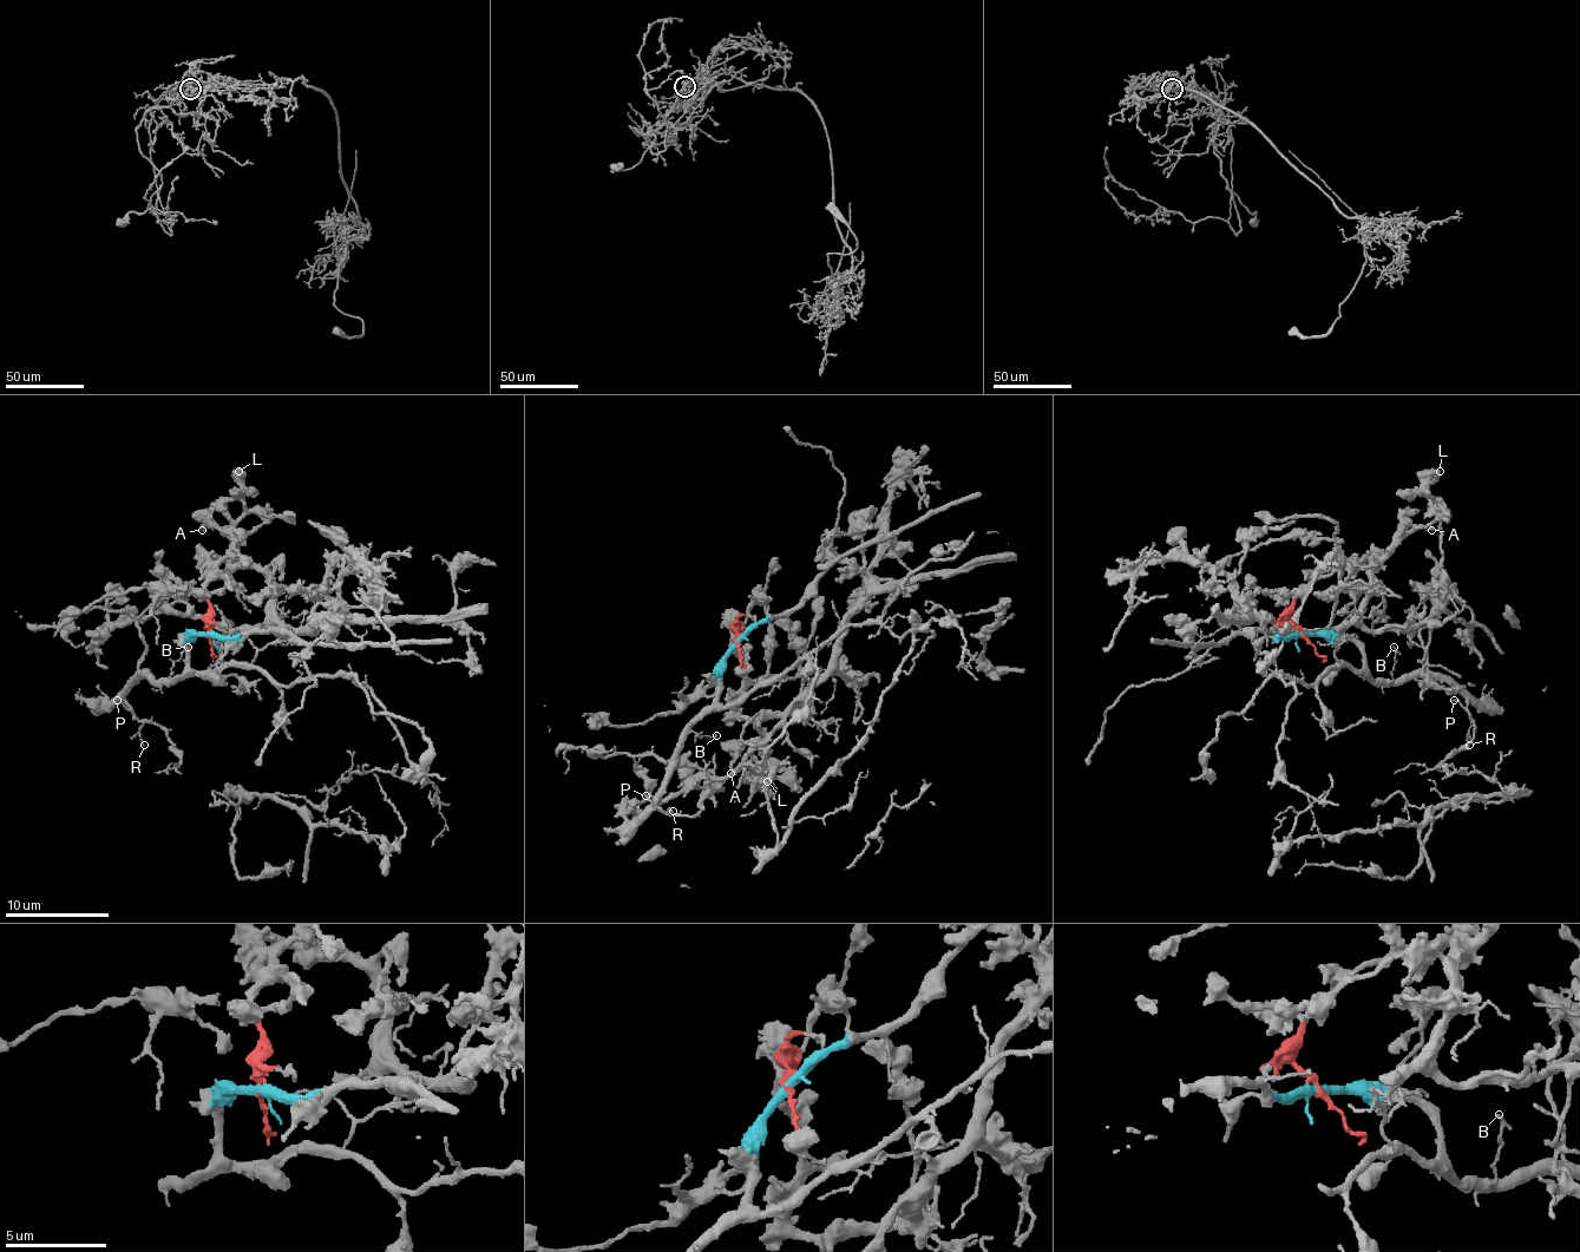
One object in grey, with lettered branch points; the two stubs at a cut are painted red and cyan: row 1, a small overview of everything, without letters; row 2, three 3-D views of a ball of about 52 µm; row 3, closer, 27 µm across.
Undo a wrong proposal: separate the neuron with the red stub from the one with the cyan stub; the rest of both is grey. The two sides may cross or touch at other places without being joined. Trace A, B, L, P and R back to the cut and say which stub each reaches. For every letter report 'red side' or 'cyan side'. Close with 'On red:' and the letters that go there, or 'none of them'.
A: red side
B: cyan side
L: red side
P: cyan side
R: cyan side
On red: A, L

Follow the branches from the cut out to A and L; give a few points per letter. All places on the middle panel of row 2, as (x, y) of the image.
A: (739, 643), (739, 630), (733, 651), (743, 662), (739, 712), (754, 722), (761, 735), (743, 748), (731, 774)
L: (739, 643), (739, 712), (761, 740), (754, 758), (767, 777), (772, 768), (767, 781)

